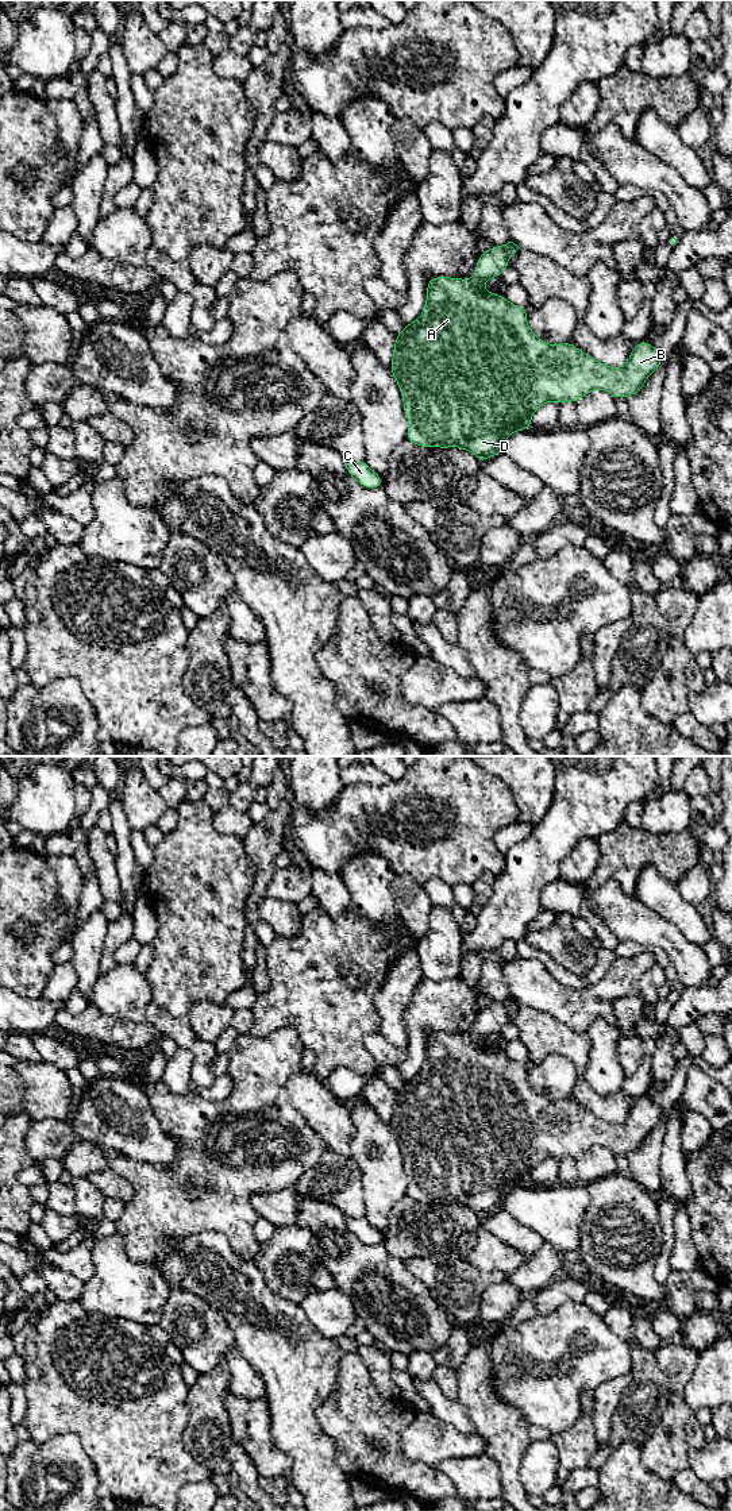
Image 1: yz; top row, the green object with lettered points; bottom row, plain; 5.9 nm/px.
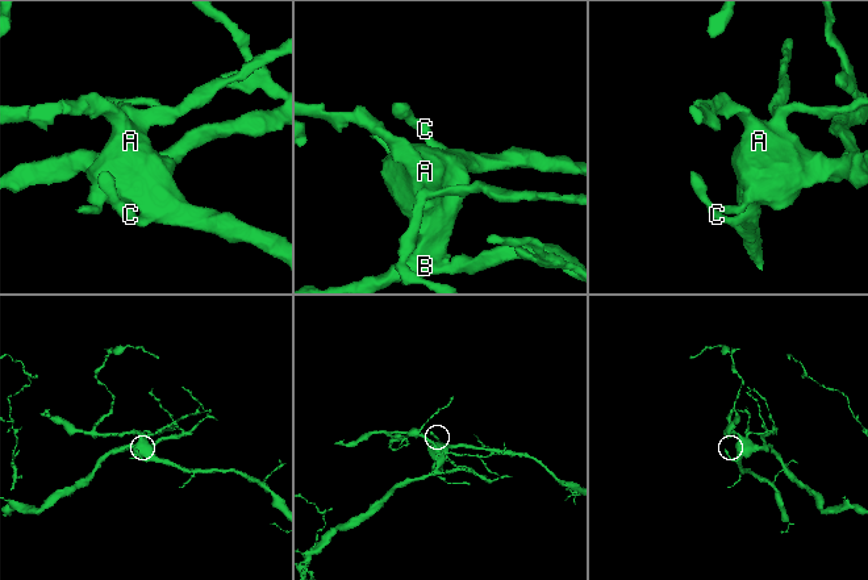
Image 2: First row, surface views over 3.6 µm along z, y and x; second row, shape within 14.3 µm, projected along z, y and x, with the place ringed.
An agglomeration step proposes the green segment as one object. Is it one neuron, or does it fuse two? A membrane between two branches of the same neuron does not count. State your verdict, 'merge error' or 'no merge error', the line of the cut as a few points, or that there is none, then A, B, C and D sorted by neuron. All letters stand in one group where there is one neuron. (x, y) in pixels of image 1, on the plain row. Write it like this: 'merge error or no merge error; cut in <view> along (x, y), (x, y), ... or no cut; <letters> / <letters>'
no merge error; no cut; A B C D

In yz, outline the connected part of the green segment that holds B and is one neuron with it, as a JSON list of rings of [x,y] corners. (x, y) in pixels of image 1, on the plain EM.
[[[513,998],[482,1007],[473,1034],[435,1033],[427,1037],[427,1056],[421,1071],[396,1091],[389,1123],[402,1152],[409,1184],[407,1196],[425,1204],[459,1203],[486,1217],[502,1209],[505,1196],[515,1187],[531,1186],[531,1175],[546,1159],[574,1157],[594,1145],[602,1145],[615,1155],[628,1155],[642,1146],[647,1134],[663,1118],[663,1111],[648,1098],[640,1098],[623,1123],[609,1123],[565,1098],[551,1102],[535,1092],[528,1083],[528,1065],[515,1061],[497,1049],[489,1049],[483,1038],[497,1034],[509,1022],[509,1013],[520,1003]]]

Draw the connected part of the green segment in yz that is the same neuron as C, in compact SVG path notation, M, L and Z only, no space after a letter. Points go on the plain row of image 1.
M344 1215L347 1229L352 1233L354 1237L361 1240L363 1244L382 1244L384 1237L380 1230L373 1227L366 1218L352 1218Z

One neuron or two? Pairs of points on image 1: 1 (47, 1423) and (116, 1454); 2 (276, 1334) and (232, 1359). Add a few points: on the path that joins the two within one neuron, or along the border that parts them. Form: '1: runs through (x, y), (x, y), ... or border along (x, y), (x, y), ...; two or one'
1: runs through (65, 1423), (85, 1423), (99, 1437); one
2: border along (234, 1345), (261, 1376); two

